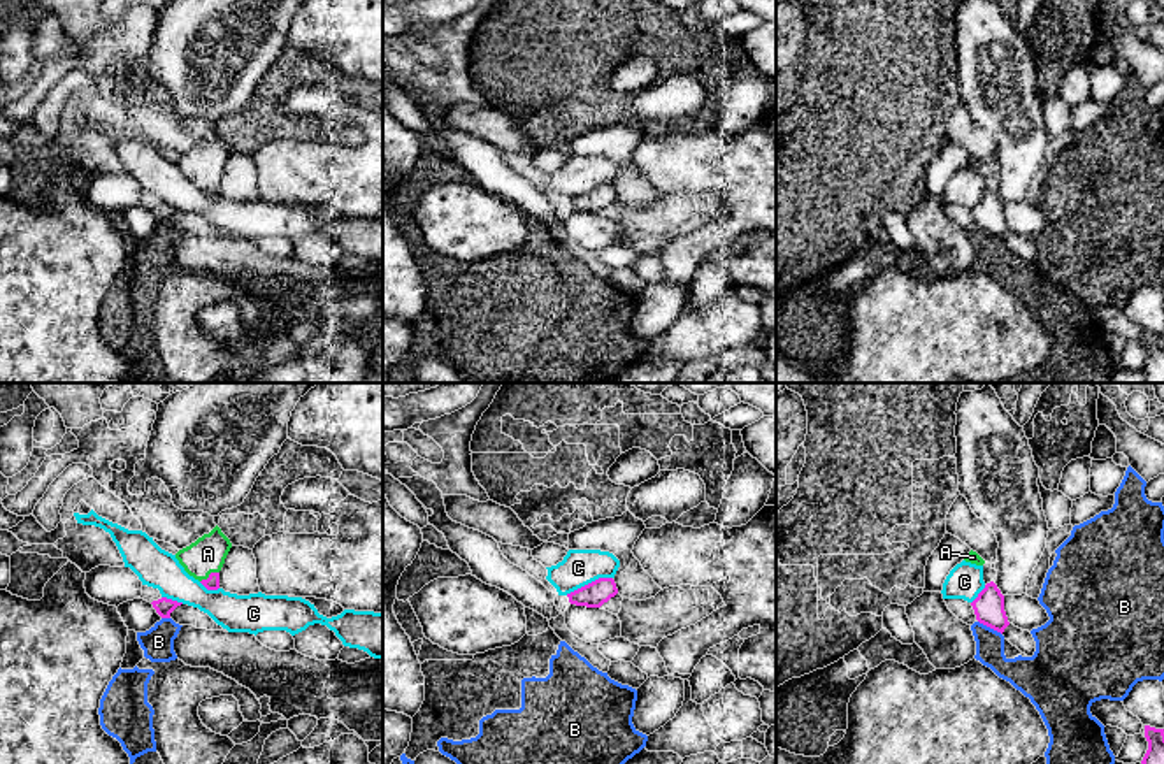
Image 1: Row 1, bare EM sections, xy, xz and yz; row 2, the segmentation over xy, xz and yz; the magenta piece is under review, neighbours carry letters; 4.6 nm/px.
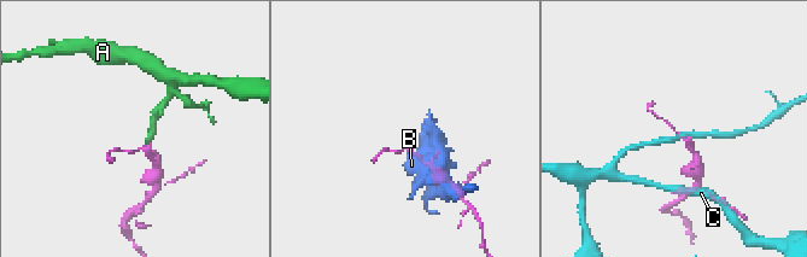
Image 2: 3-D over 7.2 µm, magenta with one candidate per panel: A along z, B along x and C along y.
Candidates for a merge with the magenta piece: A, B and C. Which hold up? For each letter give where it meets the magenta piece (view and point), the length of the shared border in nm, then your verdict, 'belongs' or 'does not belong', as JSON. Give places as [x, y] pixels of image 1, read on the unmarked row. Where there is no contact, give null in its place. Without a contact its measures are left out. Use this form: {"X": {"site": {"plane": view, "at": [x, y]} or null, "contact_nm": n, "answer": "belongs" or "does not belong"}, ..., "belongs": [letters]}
{"A": {"site": {"plane": "xy", "at": [209, 181]}, "contact_nm": 100, "answer": "belongs"}, "B": {"site": {"plane": "yz", "at": [991, 234]}, "contact_nm": 130, "answer": "does not belong"}, "C": {"site": {"plane": "xz", "at": [589, 190]}, "contact_nm": 240, "answer": "does not belong"}, "belongs": ["A"]}

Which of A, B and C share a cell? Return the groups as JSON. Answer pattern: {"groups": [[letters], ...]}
{"groups": [["A"], ["B"], ["C"]]}

